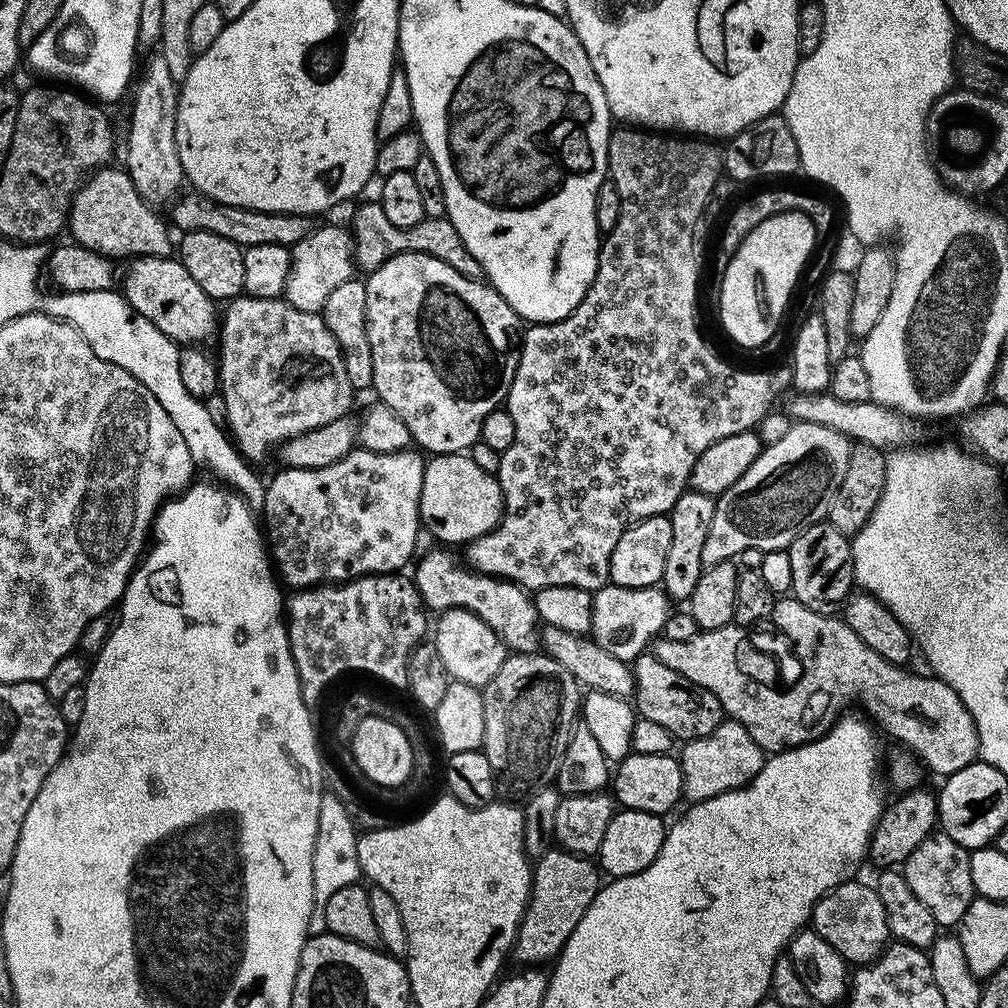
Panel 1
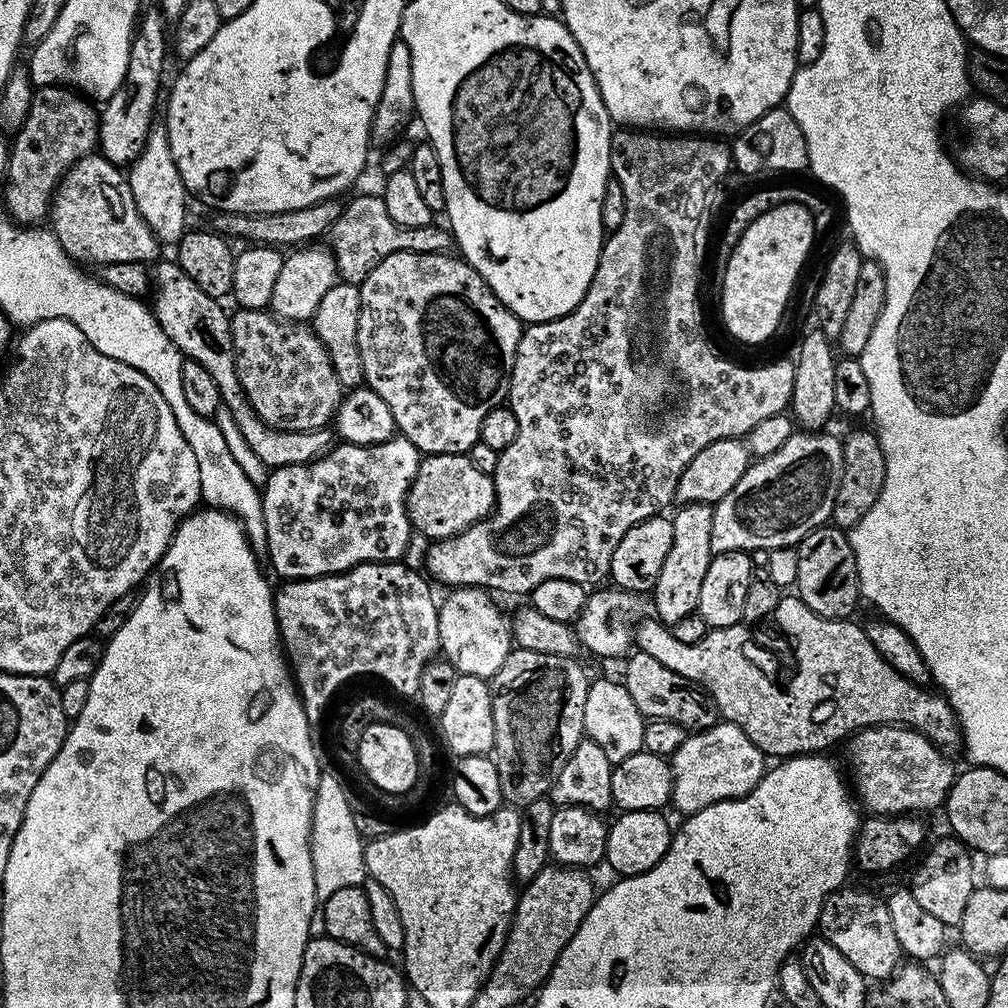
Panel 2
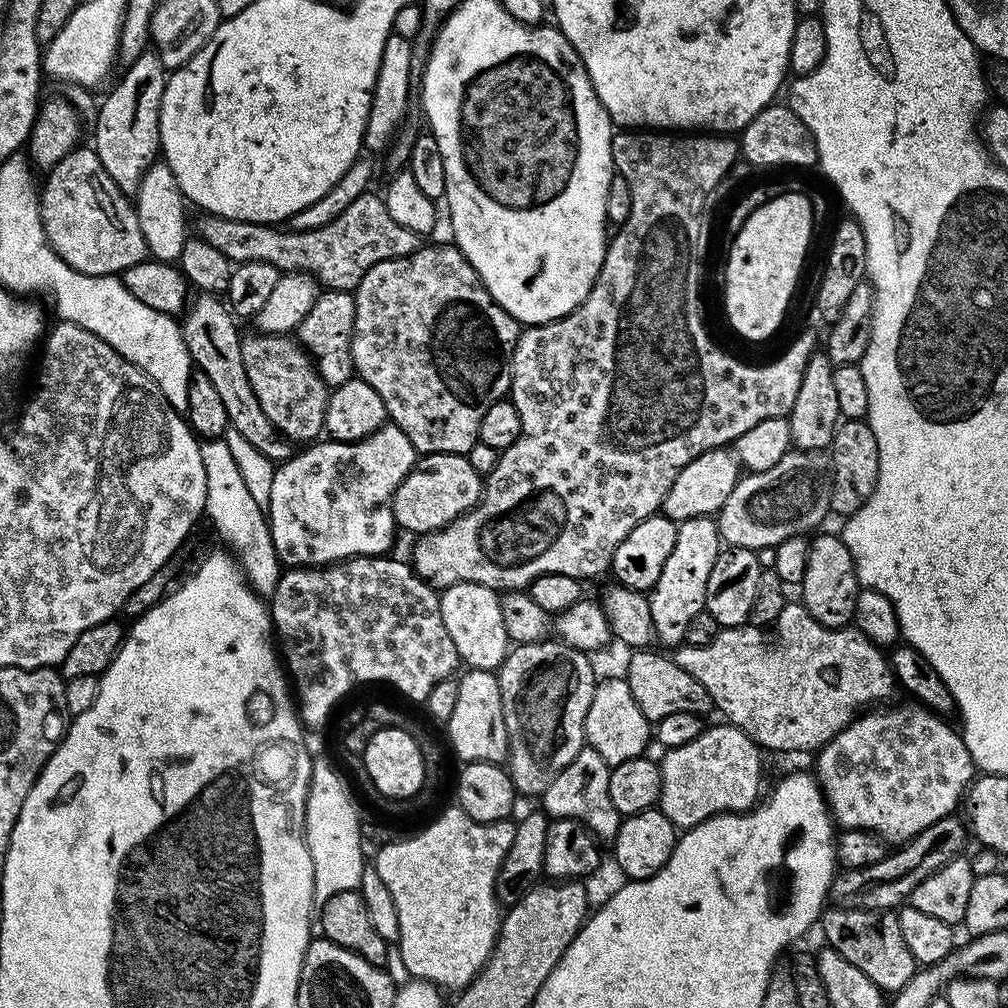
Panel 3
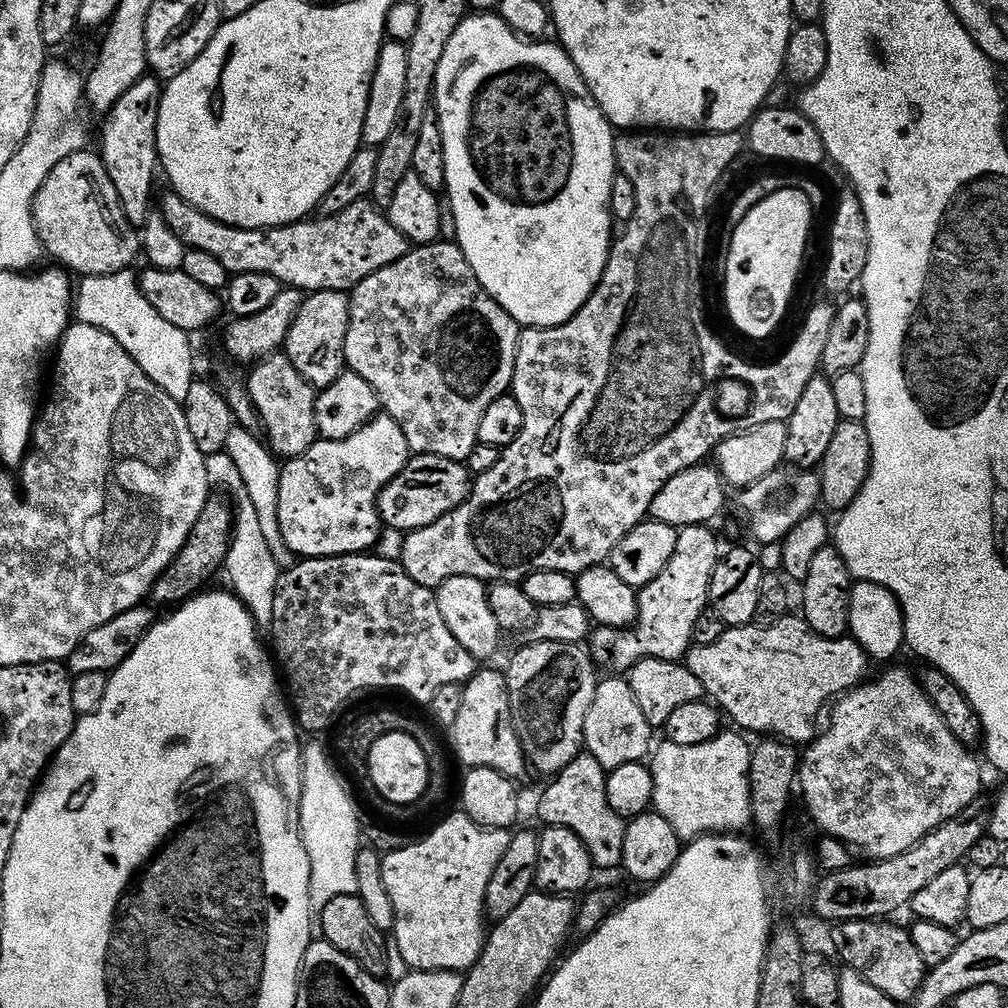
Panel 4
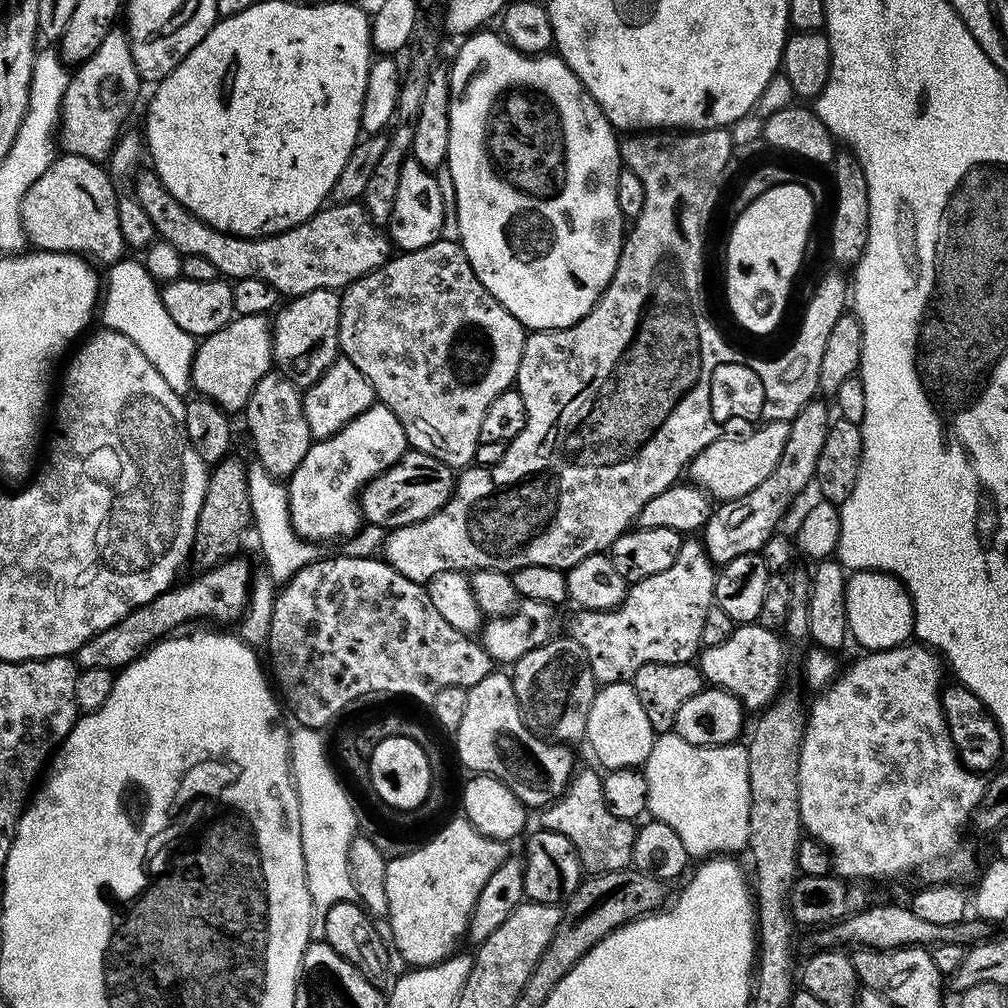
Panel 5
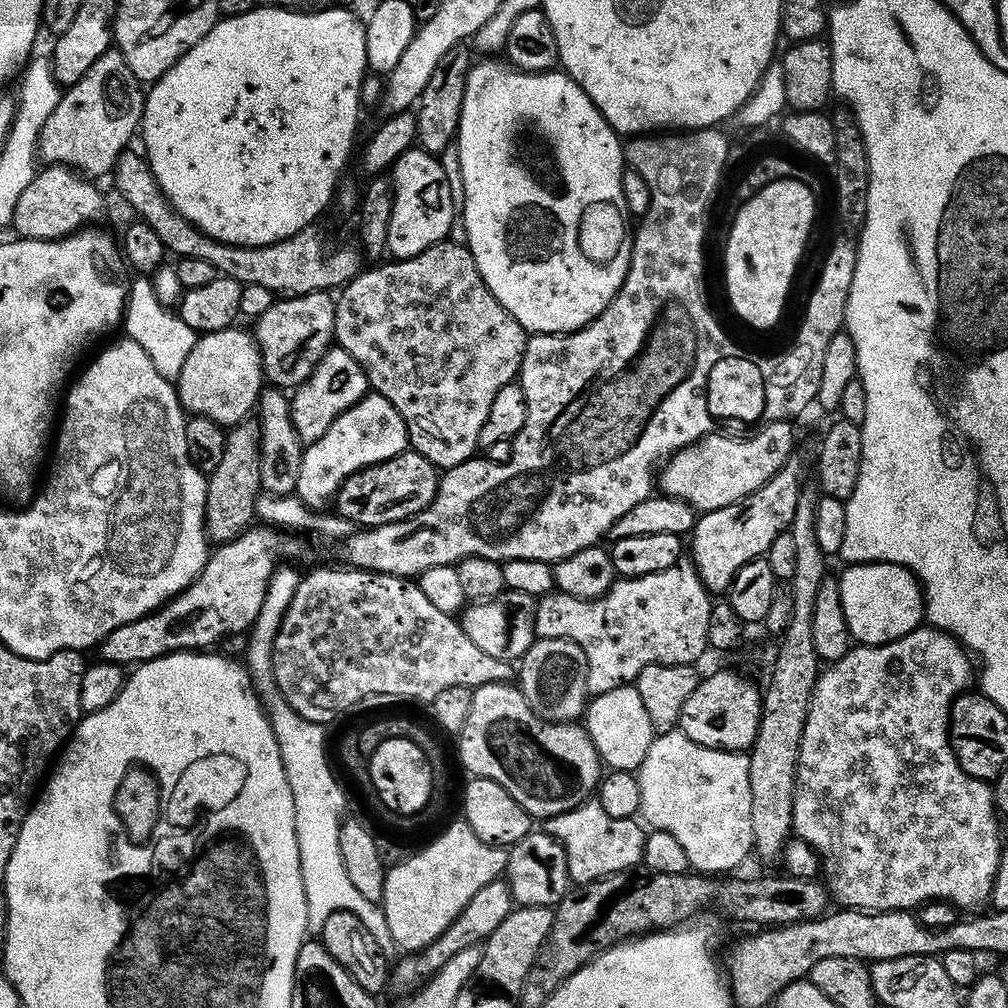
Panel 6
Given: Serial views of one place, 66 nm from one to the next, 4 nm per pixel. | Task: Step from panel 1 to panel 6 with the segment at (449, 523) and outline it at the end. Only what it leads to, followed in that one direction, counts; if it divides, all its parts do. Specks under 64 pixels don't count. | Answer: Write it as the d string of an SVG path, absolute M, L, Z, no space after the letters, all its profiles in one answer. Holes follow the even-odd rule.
M405 450L394 458L358 470L342 482L334 497L334 508L339 515L361 529L377 528L390 522L417 516L436 497L441 473L422 454Z

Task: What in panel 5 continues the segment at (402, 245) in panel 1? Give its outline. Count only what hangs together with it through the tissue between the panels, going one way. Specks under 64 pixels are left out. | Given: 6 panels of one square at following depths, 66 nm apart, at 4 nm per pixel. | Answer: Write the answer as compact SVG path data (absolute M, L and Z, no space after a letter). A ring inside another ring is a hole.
M141 167L134 177L135 184L134 194L150 222L154 222L159 239L169 242L184 257L206 258L217 273L229 281L262 278L262 282L270 282L284 298L323 288L343 290L358 278L381 268L390 258L387 231L371 220L360 202L329 203L293 228L283 228L269 236L235 236L203 224L195 214L183 208L178 198L166 190L155 168Z

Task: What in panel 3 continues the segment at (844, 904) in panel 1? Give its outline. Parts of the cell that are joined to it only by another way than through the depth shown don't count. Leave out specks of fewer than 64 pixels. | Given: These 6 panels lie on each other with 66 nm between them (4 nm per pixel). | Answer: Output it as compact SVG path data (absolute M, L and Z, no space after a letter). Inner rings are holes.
M825 907L819 921L824 927L827 947L833 948L850 966L858 966L874 986L878 986L885 994L894 994L914 978L918 965L914 954L906 947L902 938L902 930L898 927L896 912L867 912L861 908Z

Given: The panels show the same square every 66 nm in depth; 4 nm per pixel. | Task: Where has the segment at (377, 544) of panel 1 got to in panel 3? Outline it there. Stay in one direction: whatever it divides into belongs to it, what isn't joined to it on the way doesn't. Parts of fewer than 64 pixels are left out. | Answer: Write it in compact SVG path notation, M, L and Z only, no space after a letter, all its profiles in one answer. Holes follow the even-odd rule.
M386 422L374 434L370 434L361 440L349 440L345 442L328 438L325 441L325 444L316 442L311 446L305 447L308 448L305 452L297 451L291 458L283 461L273 474L266 515L268 525L270 525L270 534L274 538L274 550L278 554L281 565L288 568L319 568L335 564L341 560L351 560L353 556L383 556L391 549L392 542L398 531L396 519L392 513L392 495L394 494L394 490L398 490L402 478L406 478L406 474L416 465L418 459L416 447L412 445L410 438L406 438L406 434L402 434L402 430L396 424Z

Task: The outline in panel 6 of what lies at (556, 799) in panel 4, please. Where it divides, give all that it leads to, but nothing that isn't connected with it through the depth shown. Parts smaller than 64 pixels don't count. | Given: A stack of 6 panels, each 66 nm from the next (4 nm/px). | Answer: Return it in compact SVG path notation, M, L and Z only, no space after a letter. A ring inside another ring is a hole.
M585 802L569 812L547 817L542 828L566 850L568 879L579 886L615 872L635 869L643 861L646 832L636 823L635 819L610 818L599 802Z

